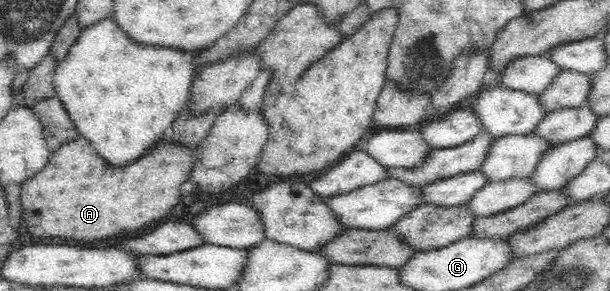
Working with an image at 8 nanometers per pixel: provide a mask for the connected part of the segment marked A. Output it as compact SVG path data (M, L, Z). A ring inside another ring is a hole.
M77 136L68 143L53 148L47 165L28 177L21 184L21 221L23 228L29 235L45 239L45 237L61 237L69 241L95 243L95 241L109 241L115 237L137 233L143 227L155 226L170 213L179 203L181 185L189 180L189 173L194 166L194 151L177 146L164 139L153 144L147 152L132 164L121 169L105 167L105 160L101 160L87 140Z

